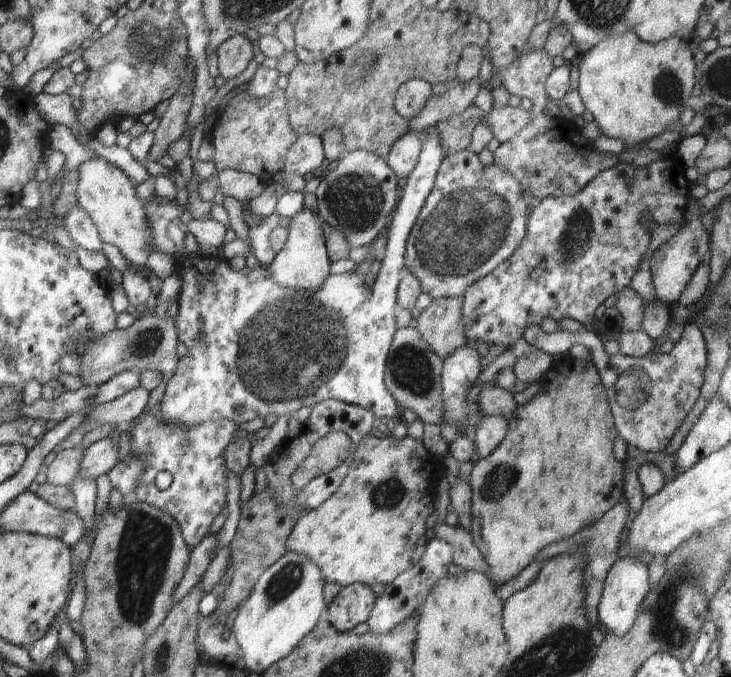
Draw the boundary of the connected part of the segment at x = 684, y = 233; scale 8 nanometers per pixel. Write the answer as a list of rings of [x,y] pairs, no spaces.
[[[688,224],[680,229],[672,238],[660,246],[648,259],[647,267],[652,275],[655,295],[666,306],[674,304],[689,284],[694,272],[703,259],[706,258],[709,248],[709,232],[700,224]]]

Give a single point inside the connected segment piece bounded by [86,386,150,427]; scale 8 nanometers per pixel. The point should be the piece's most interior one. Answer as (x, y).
(120, 411)

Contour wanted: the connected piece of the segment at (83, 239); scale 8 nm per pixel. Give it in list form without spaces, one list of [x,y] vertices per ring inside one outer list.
[[[70,206],[68,214],[64,214],[61,222],[64,230],[70,234],[70,238],[77,245],[83,246],[90,252],[102,252],[102,248],[104,248],[103,240],[82,207]]]

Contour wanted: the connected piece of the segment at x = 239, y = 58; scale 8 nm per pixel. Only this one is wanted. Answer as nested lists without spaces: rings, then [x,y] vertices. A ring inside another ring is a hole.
[[[236,34],[217,48],[218,72],[226,81],[240,76],[250,60],[254,57],[257,47],[247,35]]]

